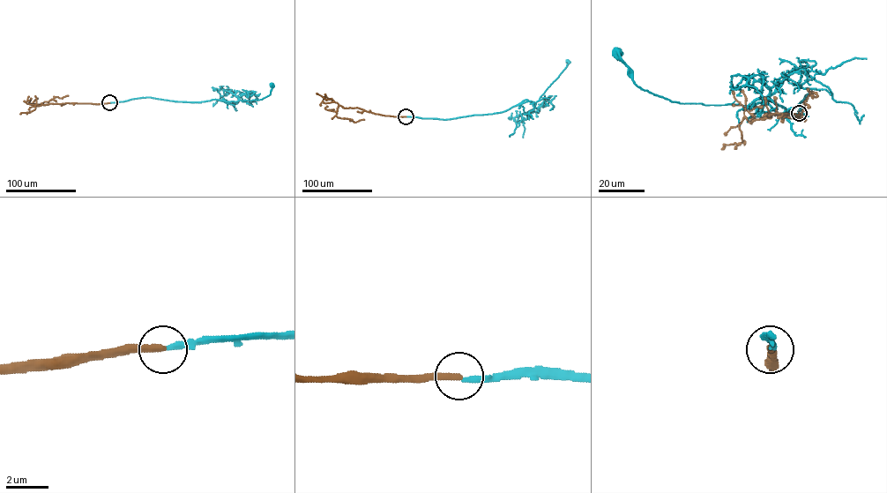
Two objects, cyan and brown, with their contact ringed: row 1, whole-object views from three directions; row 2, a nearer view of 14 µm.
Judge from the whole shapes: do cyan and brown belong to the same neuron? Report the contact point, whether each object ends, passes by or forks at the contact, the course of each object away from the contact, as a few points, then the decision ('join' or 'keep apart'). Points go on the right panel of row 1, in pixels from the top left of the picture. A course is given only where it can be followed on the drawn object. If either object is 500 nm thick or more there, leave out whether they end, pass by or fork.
place (799, 113); cyan ends; brown ends; course cyan (799, 113), (808, 94), (787, 110), (772, 101), (747, 108), (752, 101), (671, 101), (641, 89), (617, 52); course brown (799, 113), (762, 118), (772, 115), (799, 118), (807, 97), (817, 95), (808, 88); join

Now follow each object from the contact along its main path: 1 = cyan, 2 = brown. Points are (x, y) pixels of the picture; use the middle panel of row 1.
1: (406, 116), (447, 119), (499, 113), (525, 100), (536, 102), (567, 66), (568, 61)
2: (406, 116), (383, 115), (339, 105), (337, 108), (338, 117), (355, 123), (364, 119)

